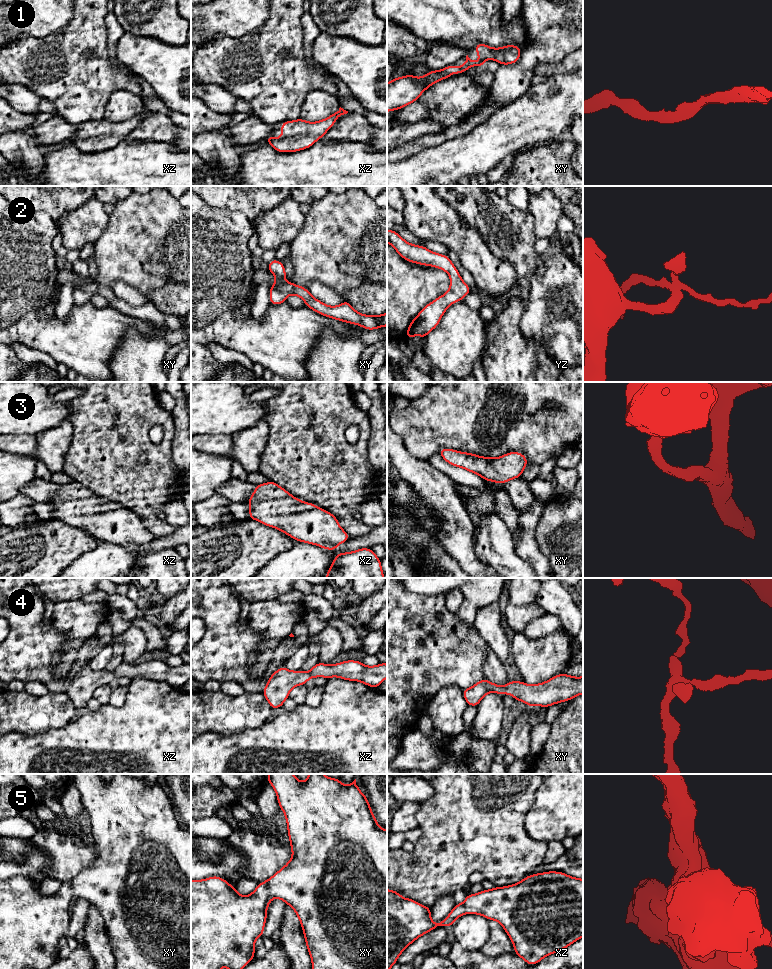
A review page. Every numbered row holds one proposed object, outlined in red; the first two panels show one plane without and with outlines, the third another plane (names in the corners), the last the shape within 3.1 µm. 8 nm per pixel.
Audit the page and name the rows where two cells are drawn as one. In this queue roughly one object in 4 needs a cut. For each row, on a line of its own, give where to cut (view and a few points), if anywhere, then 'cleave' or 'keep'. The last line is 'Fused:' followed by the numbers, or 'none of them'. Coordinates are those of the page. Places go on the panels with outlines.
1: cut none; keep
2: cut none; keep
3: cut none; keep
4: cut none; keep
5: cut none; keep
Fused: none of them

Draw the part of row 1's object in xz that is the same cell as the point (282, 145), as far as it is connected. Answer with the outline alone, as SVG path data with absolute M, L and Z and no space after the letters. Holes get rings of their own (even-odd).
M339 108L329 117L317 121L307 122L301 118L293 121L284 121L281 124L282 138L272 135L267 137L267 141L277 152L297 152L310 148L317 140L321 139L326 132L335 124L336 119L348 111Z

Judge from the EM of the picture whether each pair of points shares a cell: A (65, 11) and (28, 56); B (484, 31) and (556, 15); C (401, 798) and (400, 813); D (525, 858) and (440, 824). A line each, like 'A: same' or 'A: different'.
A: different
B: different
C: different
D: same

